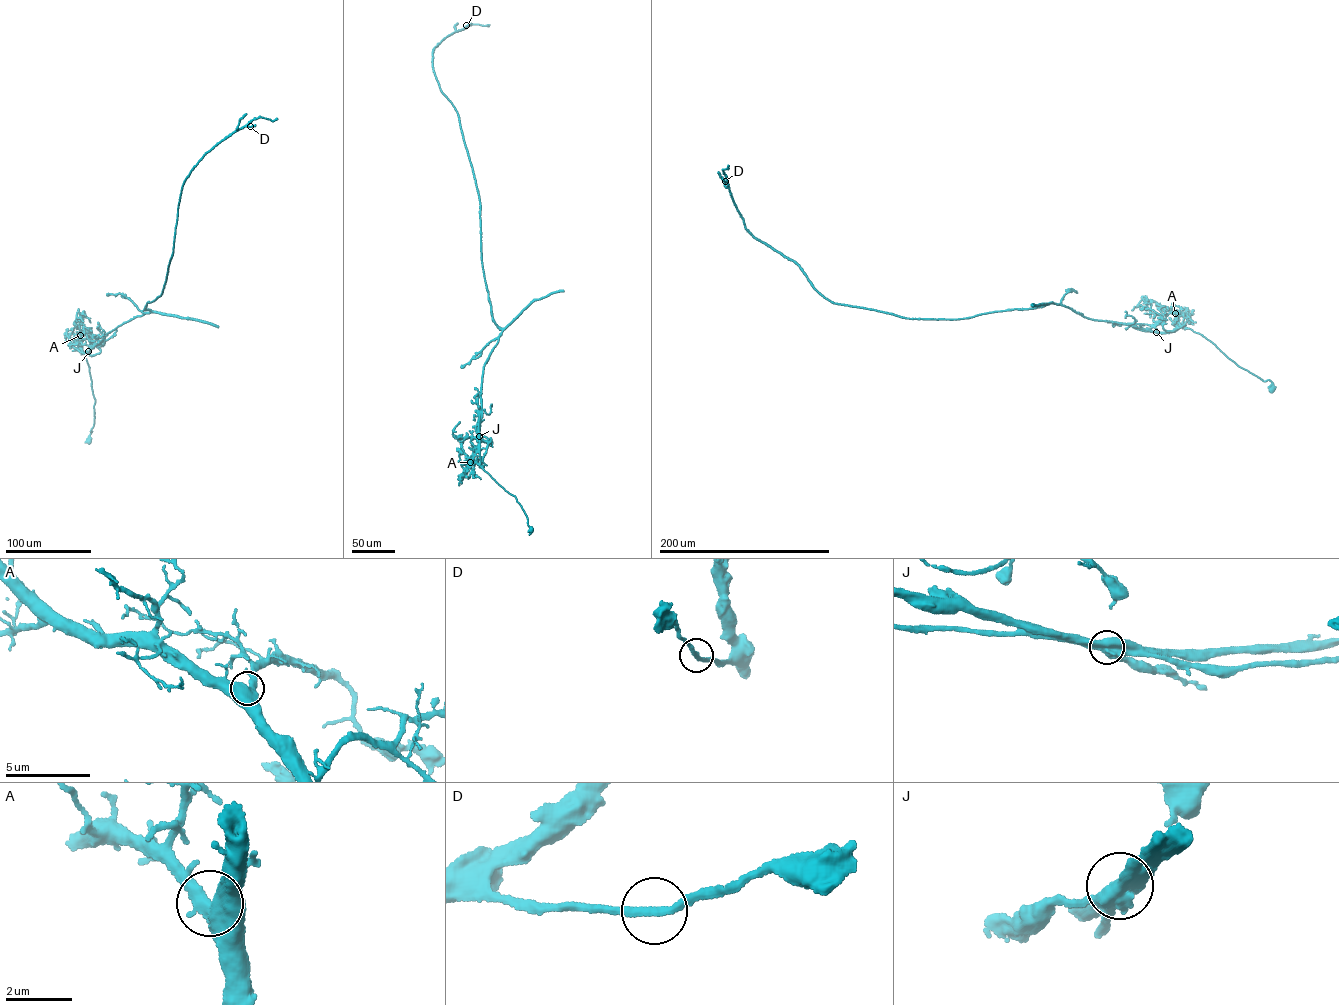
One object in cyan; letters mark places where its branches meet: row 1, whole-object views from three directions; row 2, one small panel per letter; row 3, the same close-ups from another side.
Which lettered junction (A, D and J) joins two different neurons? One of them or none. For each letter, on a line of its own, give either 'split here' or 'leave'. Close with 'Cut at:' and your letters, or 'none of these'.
A: leave
D: leave
J: split here
Cut at: J

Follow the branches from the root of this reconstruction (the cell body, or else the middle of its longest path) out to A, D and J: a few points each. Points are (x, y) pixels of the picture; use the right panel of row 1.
A: (1272, 390), (1270, 381), (1263, 381), (1239, 366), (1202, 335), (1181, 325), (1175, 313)
D: (1272, 390), (1185, 327), (1159, 333), (1052, 303), (950, 319), (832, 302), (746, 229), (725, 181)
J: (1272, 390), (1270, 381), (1263, 381), (1239, 366), (1215, 344), (1190, 329), (1181, 326), (1172, 332), (1156, 332)

